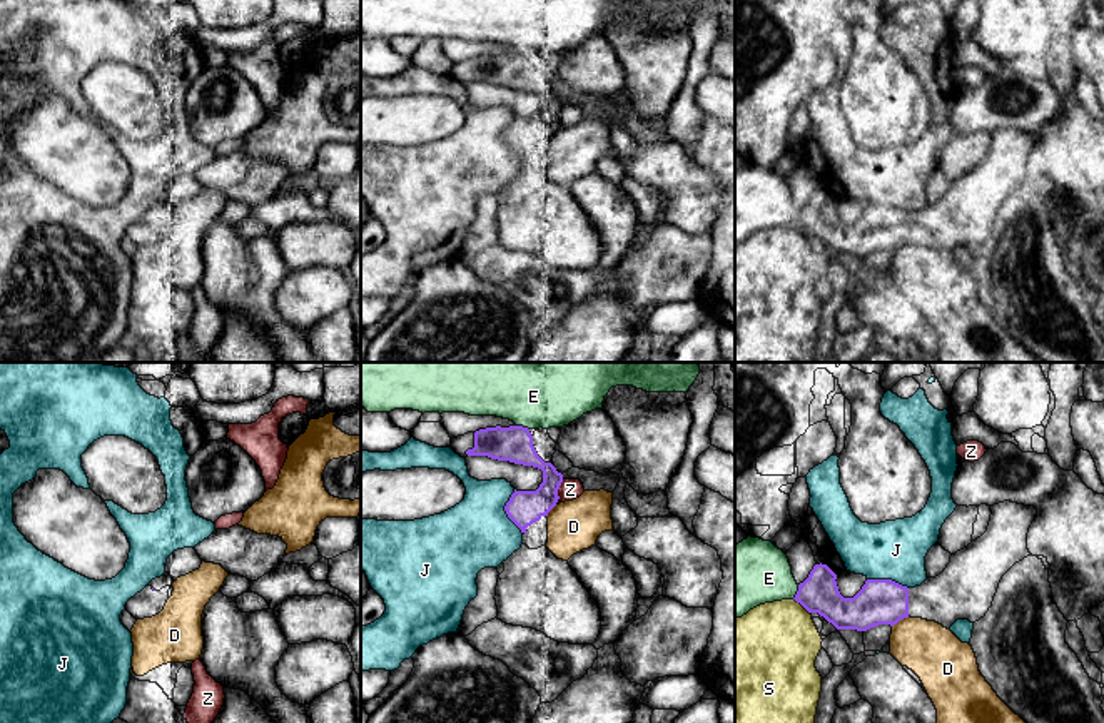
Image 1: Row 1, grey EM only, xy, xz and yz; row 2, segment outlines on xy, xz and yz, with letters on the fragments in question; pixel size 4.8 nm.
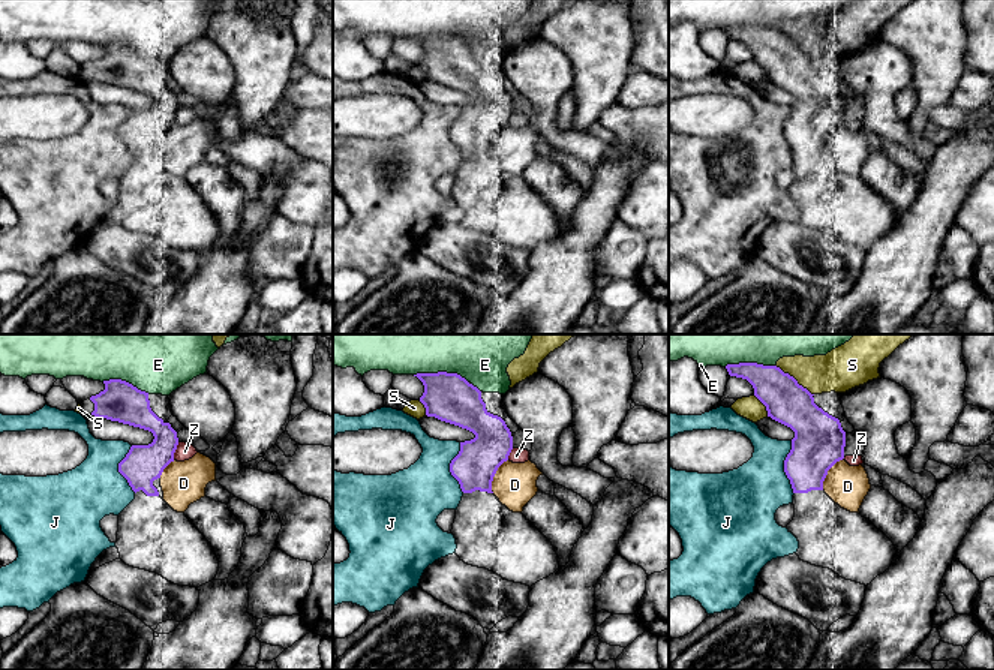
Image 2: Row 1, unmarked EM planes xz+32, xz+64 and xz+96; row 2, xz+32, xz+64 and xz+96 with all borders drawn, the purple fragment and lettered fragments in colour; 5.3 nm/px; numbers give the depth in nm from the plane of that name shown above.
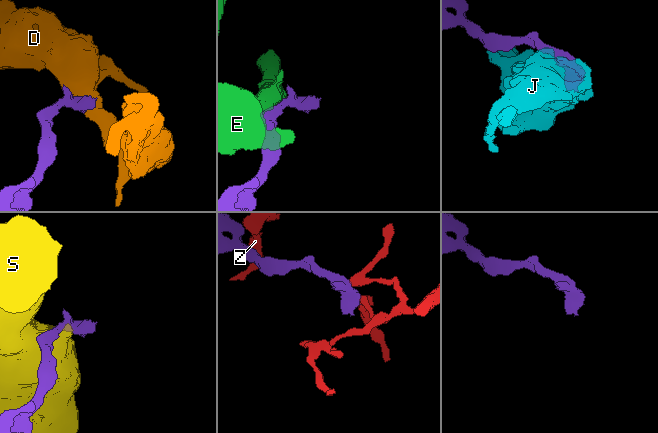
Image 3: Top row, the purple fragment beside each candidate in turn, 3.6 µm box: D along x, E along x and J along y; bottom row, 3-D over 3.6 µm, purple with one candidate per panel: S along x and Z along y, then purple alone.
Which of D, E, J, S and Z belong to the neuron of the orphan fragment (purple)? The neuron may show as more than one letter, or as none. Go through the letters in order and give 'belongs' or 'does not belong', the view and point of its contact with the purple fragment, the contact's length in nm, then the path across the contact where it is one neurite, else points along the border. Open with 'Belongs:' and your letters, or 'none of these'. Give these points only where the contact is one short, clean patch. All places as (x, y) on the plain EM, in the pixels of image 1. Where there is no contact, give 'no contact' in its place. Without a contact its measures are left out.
Belongs: none of these
D: does not belong; meets purple in yz at (901, 244); contact 100 nm long
E: does not belong; meets purple in yz at (797, 217); contact 80 nm long
J: does not belong; meets purple in xz at (505, 136); contact 220 nm long
S: does not belong; meets purple in yz at (802, 231); contact 110 nm long
Z: does not belong; meets purple in xz at (558, 114); contact 100 nm long

